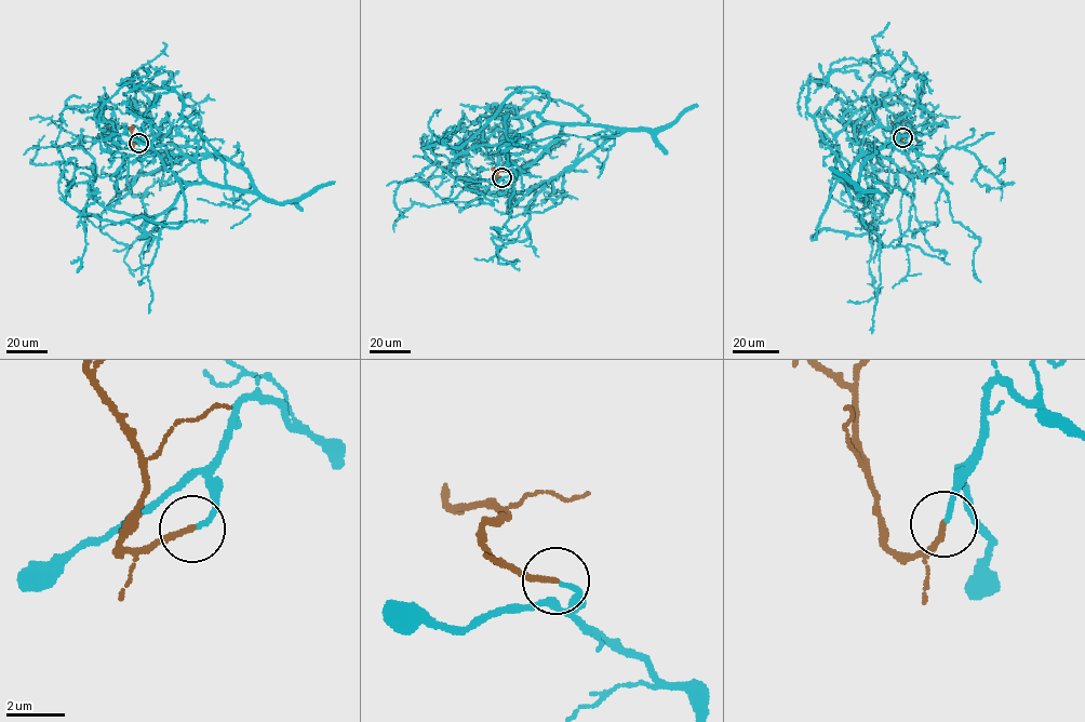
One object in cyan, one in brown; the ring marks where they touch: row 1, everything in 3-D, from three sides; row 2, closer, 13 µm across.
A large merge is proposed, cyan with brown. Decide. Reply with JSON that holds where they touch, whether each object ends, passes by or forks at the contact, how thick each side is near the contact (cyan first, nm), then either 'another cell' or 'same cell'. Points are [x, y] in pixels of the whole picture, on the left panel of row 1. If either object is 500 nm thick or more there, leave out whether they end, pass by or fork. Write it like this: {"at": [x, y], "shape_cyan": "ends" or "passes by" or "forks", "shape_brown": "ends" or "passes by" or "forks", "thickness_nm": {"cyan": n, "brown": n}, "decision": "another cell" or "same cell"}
{"at": [138, 143], "shape_cyan": "ends", "shape_brown": "ends", "thickness_nm": {"cyan": 160, "brown": 190}, "decision": "same cell"}

